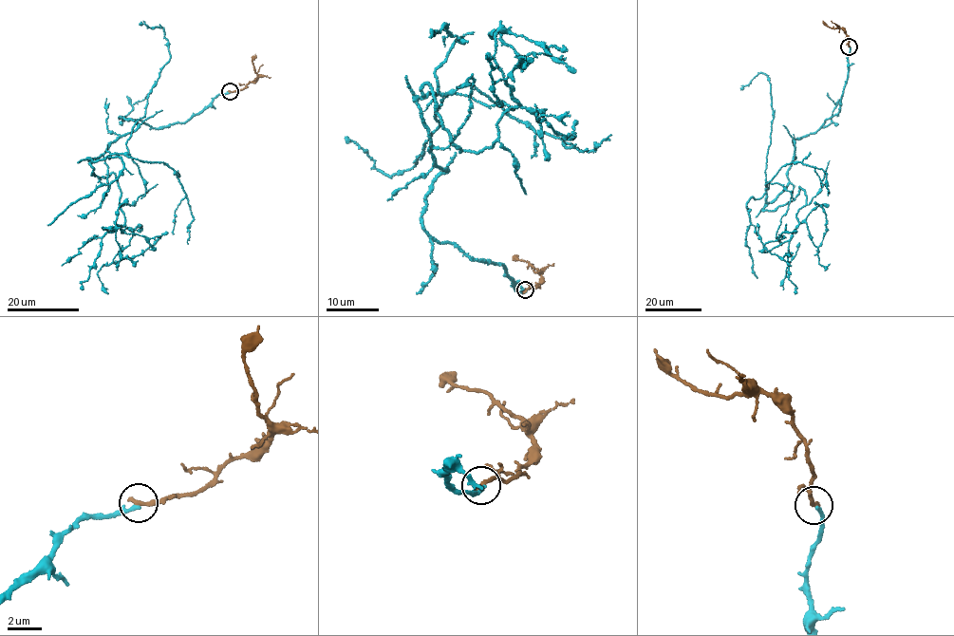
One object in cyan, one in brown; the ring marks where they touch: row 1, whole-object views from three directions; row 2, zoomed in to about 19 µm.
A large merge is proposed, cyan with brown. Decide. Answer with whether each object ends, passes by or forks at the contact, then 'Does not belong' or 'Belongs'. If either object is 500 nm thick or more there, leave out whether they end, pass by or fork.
At the ring cyan ends. At the ring brown ends. Does not belong

